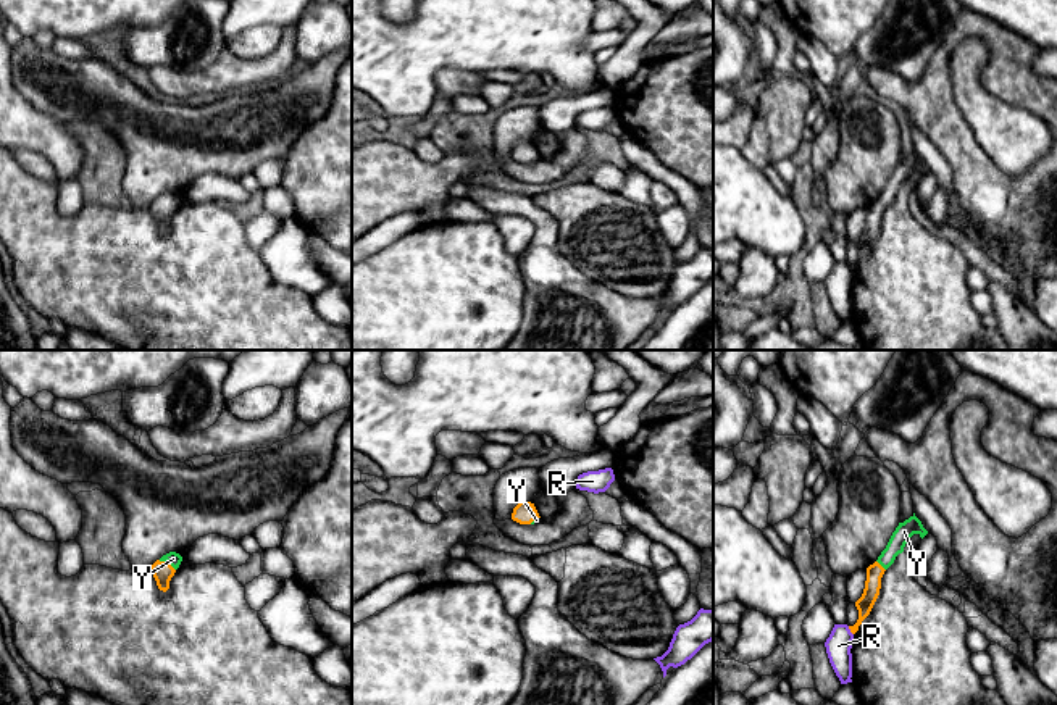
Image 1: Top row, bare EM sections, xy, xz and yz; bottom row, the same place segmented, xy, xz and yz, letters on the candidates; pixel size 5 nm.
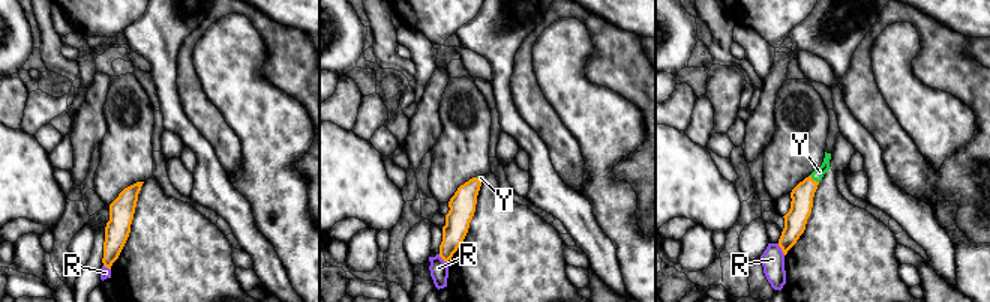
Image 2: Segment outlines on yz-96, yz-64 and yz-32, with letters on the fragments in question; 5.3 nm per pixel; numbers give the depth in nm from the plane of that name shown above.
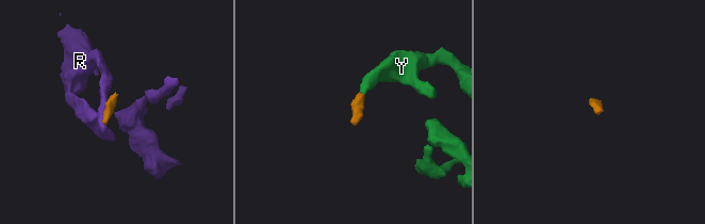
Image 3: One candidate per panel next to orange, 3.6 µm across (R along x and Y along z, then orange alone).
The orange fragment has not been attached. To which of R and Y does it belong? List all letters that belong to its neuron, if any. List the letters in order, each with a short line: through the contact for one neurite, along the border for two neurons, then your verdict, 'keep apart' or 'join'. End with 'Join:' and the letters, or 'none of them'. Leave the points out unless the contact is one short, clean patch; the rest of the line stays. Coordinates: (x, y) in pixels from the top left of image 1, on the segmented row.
R: yz (848, 626), (852, 634) | keep apart
Y: xy (163, 571), (167, 562), (173, 558) | join
Join: Y

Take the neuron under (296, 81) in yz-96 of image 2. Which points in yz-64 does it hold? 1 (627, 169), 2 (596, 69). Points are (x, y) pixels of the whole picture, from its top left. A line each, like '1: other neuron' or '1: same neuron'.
1: same neuron
2: same neuron

